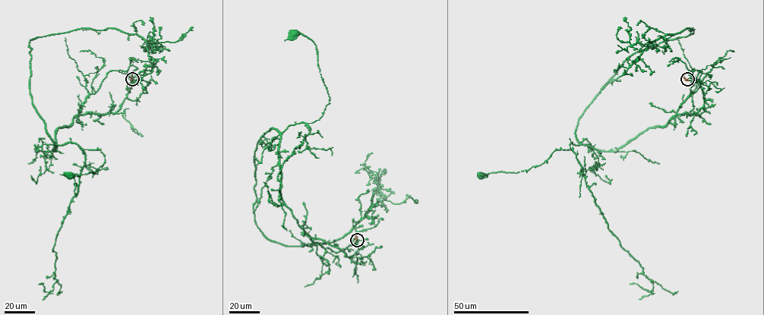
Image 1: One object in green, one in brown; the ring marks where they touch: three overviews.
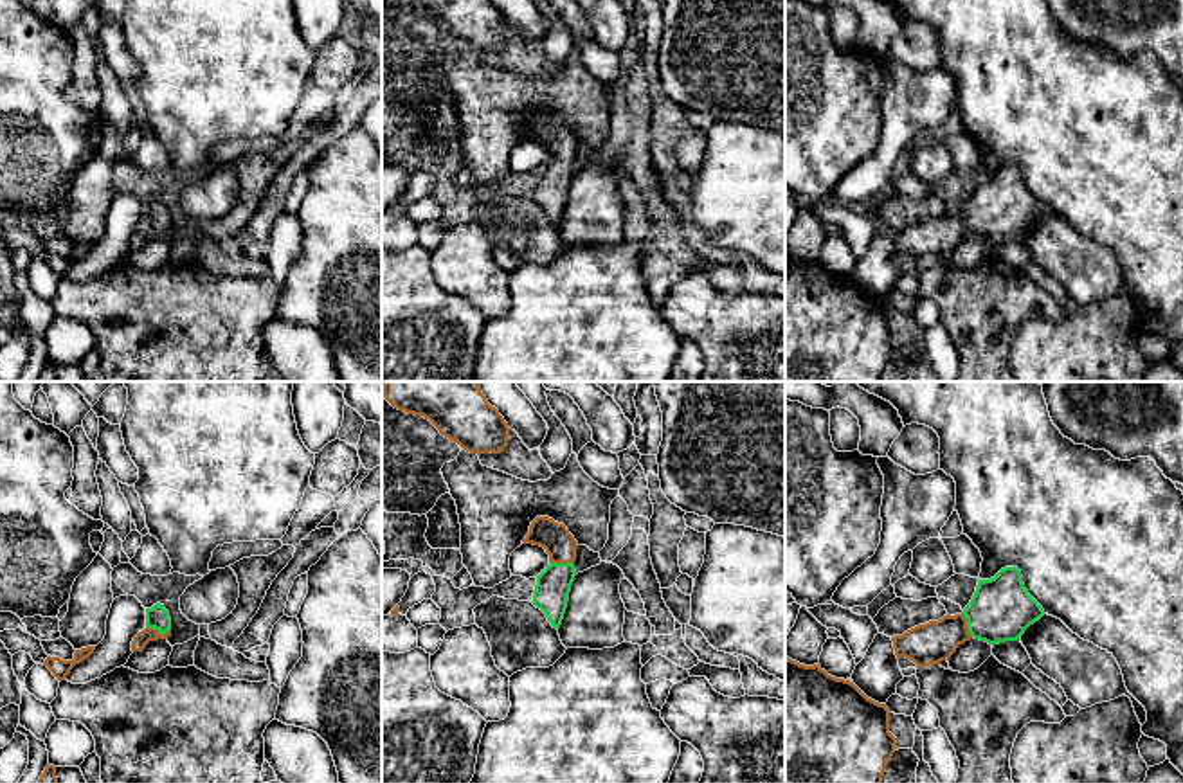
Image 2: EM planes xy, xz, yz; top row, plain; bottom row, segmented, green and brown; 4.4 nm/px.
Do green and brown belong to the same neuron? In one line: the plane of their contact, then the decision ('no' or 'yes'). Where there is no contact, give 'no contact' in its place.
xy | yes

